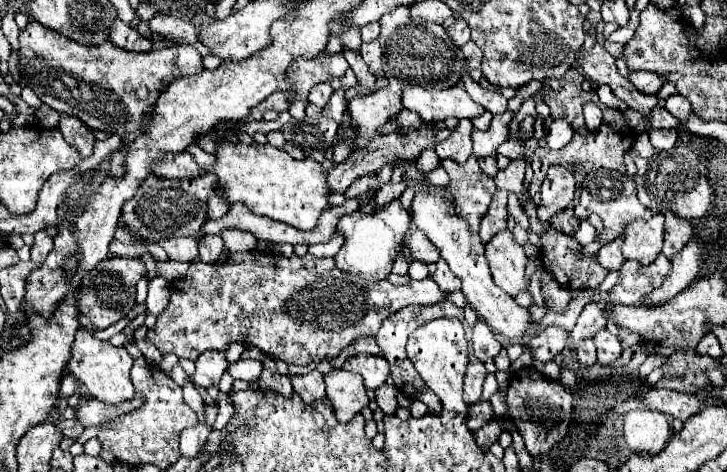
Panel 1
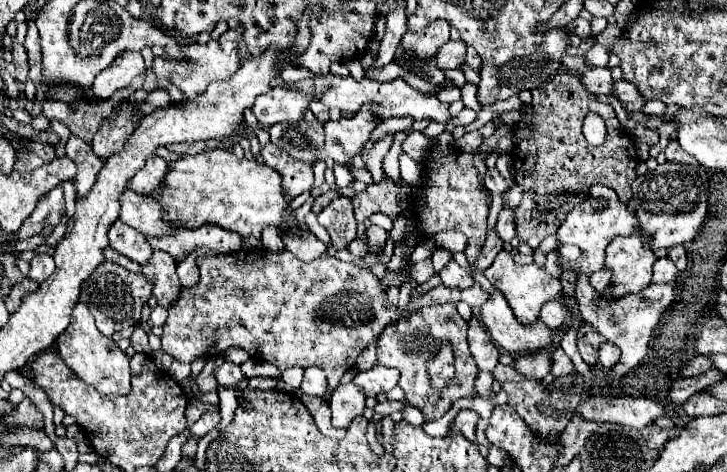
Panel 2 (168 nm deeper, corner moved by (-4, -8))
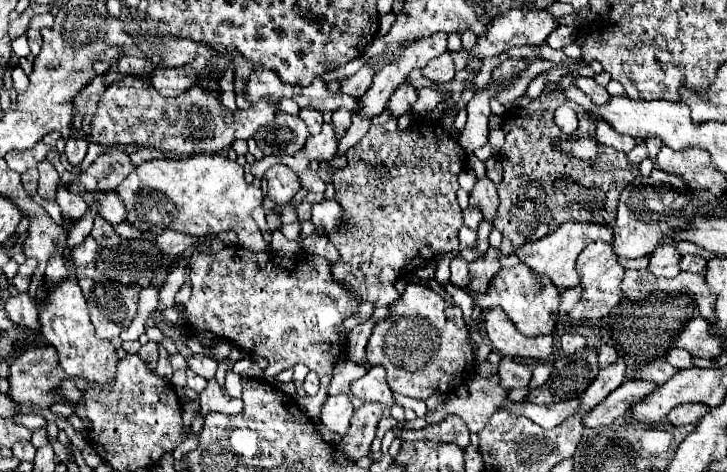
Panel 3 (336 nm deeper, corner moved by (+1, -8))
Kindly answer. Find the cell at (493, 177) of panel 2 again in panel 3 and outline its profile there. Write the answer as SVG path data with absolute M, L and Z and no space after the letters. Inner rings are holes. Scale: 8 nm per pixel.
M486 177L480 179L474 187L474 191L470 193L470 205L476 205L482 213L486 221L492 221L496 217L496 207L498 207L498 191L496 185Z

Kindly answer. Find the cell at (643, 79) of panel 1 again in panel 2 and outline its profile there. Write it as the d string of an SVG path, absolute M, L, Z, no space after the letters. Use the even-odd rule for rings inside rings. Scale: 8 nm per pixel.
M627 81L613 83L613 95L619 99L619 103L625 107L625 111L639 111L645 105L645 99L639 95L639 91L629 85Z

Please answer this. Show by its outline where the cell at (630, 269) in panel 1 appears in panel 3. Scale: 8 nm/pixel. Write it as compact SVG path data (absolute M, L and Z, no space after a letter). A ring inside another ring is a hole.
M660 245L650 255L648 268L656 277L676 277L680 273L678 259L680 253L674 245Z

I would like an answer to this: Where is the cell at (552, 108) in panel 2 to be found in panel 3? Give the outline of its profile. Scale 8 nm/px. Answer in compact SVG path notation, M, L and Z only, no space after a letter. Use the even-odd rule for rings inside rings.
M562 87L542 93L538 99L532 99L528 107L508 109L504 115L502 131L506 143L498 153L502 163L504 179L498 183L498 215L494 227L512 241L514 247L520 247L528 241L536 241L556 225L564 221L596 221L612 223L616 219L620 191L638 175L638 167L630 165L622 151L616 151L608 145L598 143L598 155L594 159L576 159L558 147L560 141L594 137L594 121L584 109L576 107L578 129L574 135L566 135L554 123L554 111L558 105L570 103Z

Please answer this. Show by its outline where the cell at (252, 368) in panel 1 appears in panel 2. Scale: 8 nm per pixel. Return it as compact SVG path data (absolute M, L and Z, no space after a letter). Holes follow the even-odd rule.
M225 361L215 369L215 379L219 385L239 385L239 381L243 379L243 373L237 365Z

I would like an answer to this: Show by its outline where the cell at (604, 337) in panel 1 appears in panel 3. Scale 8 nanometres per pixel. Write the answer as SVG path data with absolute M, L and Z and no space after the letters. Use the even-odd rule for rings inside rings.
M602 345L598 349L598 363L600 363L600 367L612 365L616 359L618 359L618 351L612 345Z

